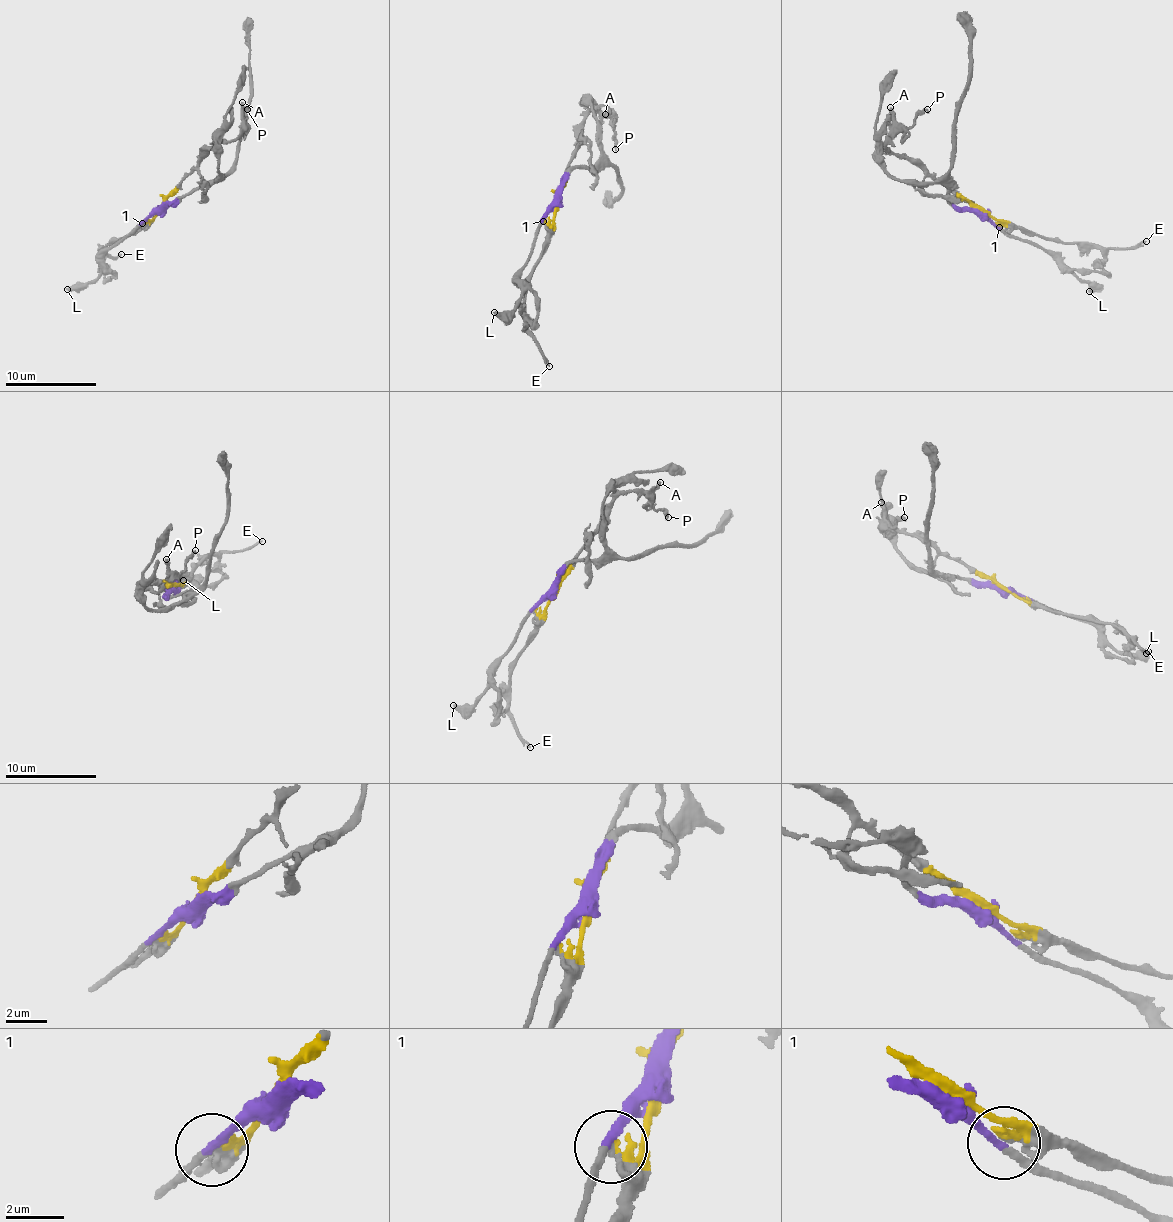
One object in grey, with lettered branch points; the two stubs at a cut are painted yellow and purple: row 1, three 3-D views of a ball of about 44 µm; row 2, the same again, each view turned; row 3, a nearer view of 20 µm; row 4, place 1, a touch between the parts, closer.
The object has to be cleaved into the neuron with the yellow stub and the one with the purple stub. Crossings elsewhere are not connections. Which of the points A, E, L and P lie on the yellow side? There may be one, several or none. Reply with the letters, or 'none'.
A, E, P

